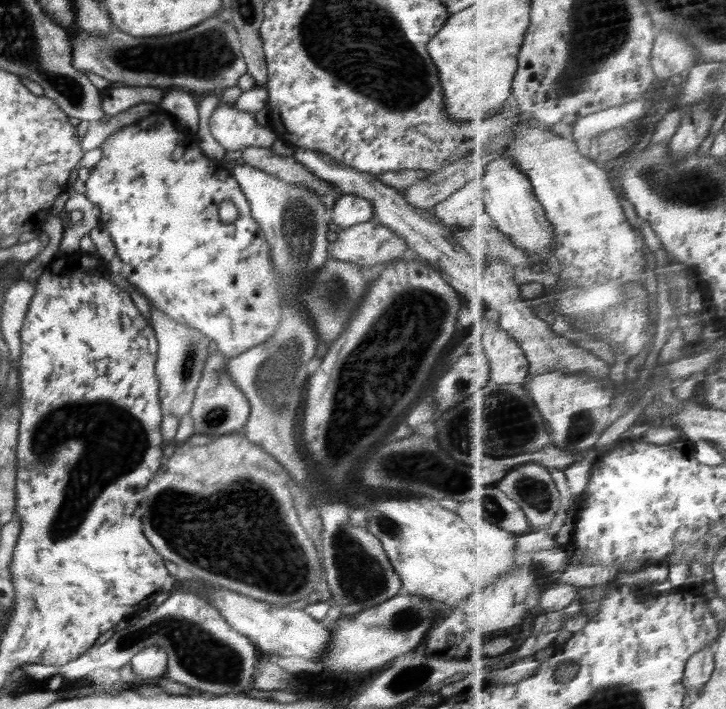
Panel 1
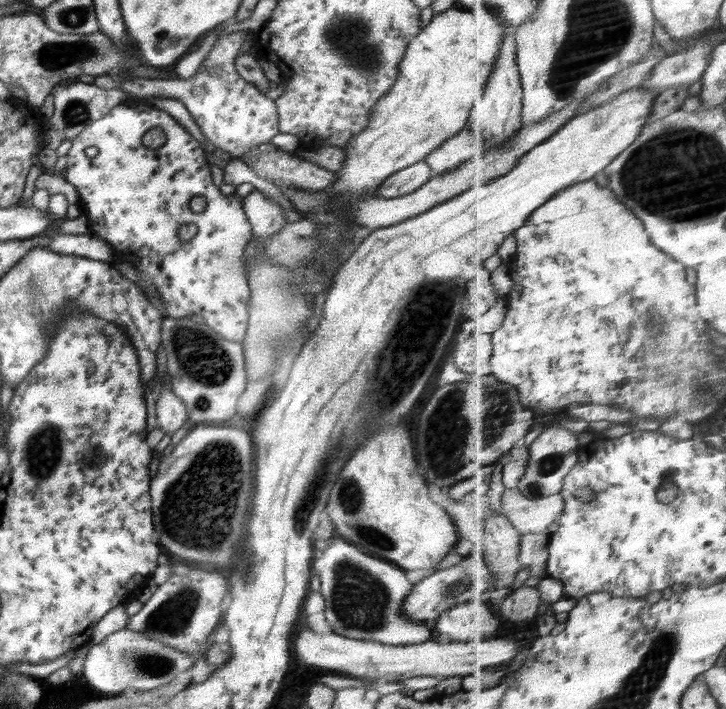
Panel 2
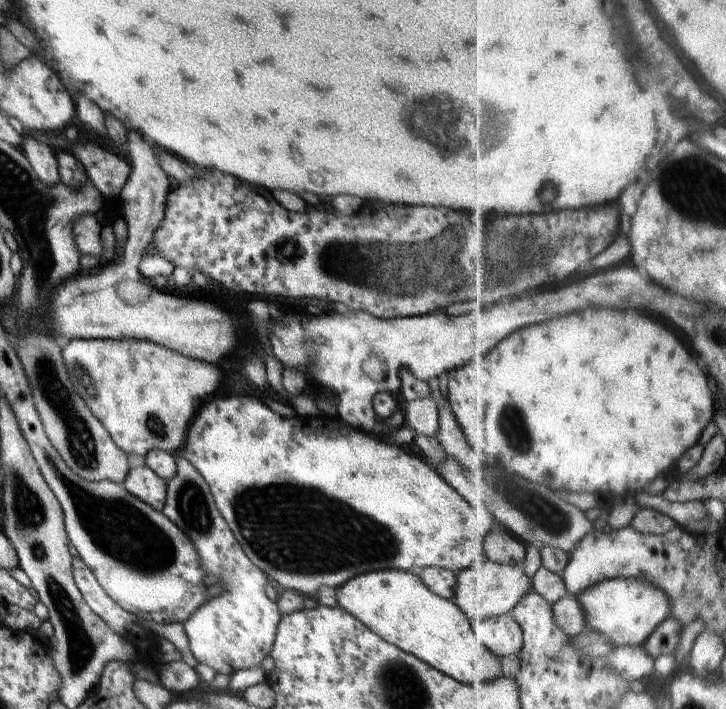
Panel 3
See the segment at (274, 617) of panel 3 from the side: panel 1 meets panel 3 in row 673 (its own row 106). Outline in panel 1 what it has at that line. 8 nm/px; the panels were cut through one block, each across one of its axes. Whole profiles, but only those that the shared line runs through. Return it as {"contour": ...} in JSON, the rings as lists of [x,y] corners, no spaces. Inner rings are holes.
{"contour":[[[232,104],[217,106],[208,120],[210,132],[226,151],[244,148],[271,148],[278,136],[269,126],[260,126],[255,114],[236,110]]]}

